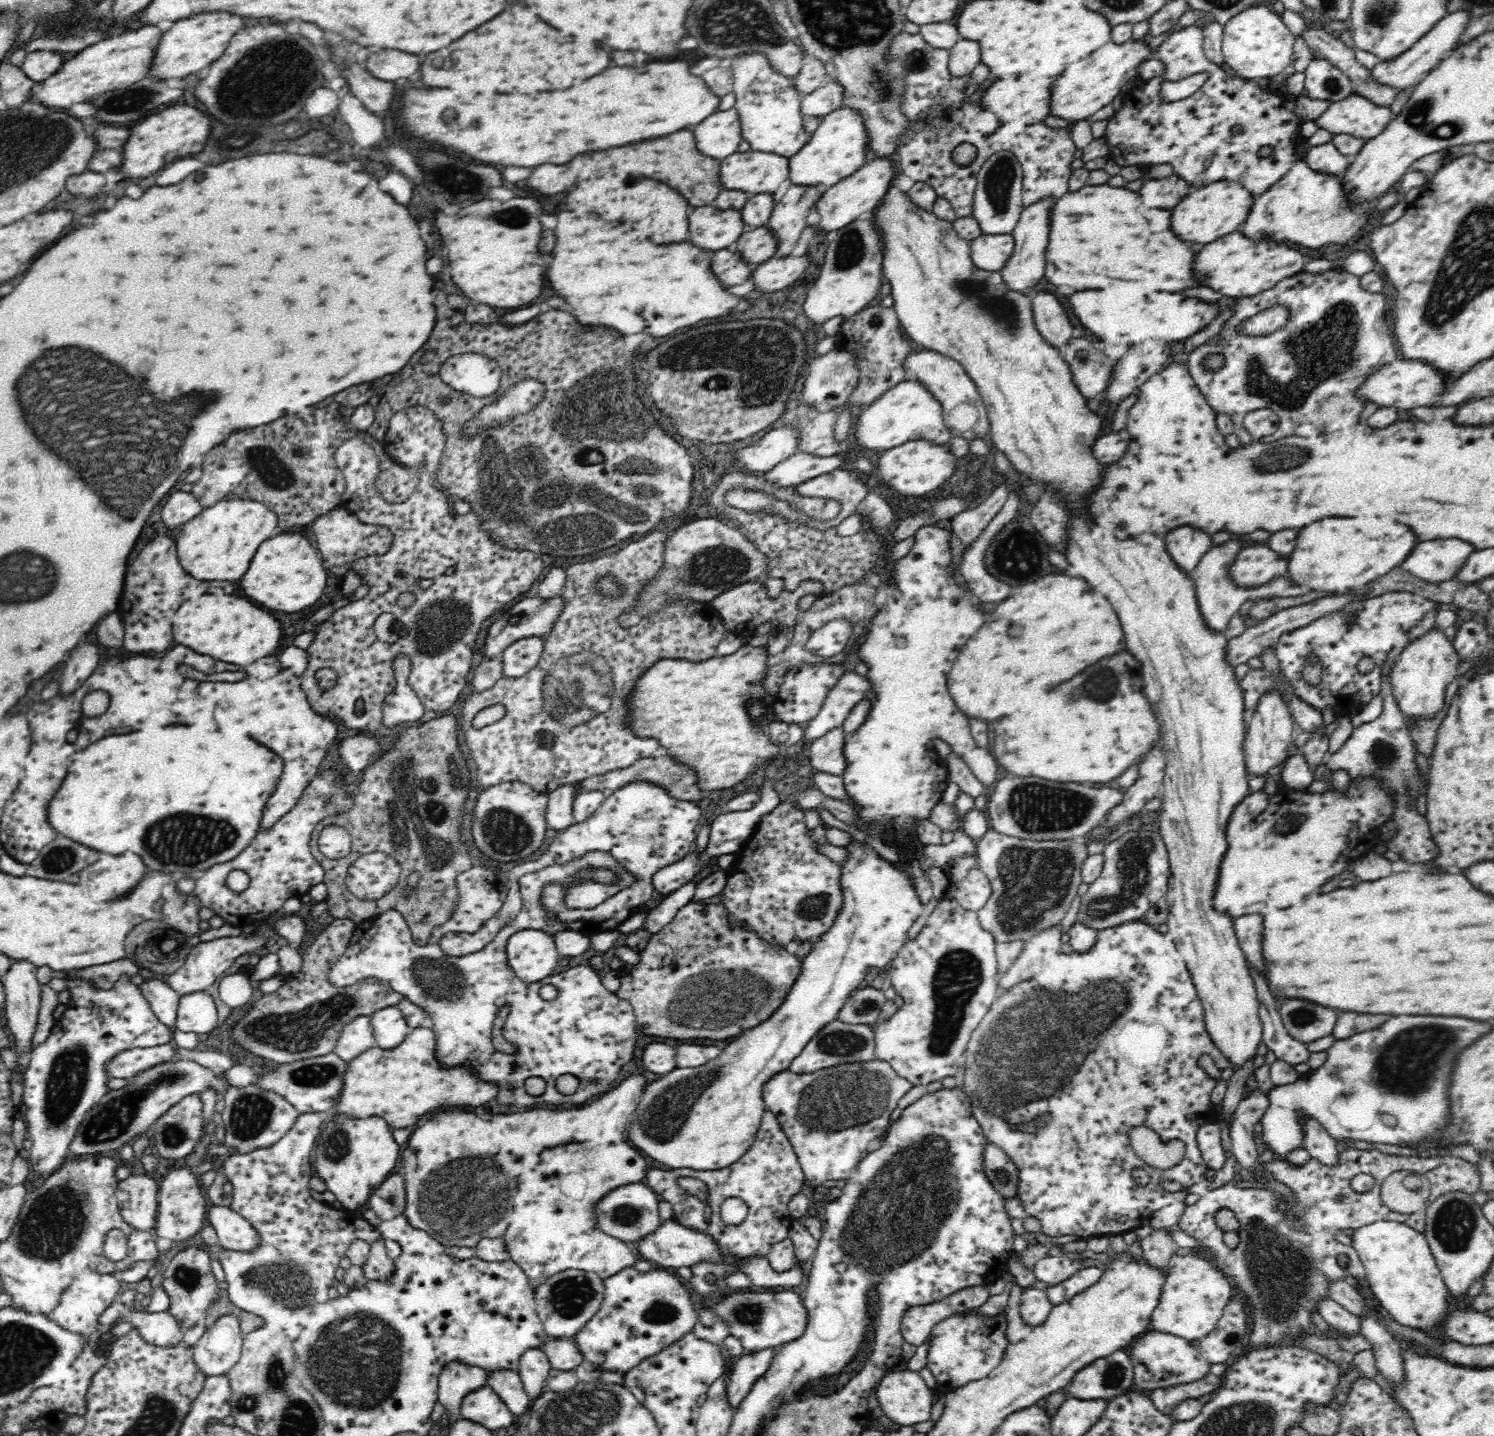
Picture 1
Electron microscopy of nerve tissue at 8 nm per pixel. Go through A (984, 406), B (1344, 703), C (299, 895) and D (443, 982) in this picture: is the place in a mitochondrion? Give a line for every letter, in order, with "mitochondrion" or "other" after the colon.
A: other
B: other
C: other
D: mitochondrion

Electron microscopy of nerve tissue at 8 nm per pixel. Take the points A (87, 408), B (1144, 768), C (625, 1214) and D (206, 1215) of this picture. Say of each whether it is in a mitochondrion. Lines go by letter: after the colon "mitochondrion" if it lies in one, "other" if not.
A: mitochondrion
B: other
C: mitochondrion
D: other

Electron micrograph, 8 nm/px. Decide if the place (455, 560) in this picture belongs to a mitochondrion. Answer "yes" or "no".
no

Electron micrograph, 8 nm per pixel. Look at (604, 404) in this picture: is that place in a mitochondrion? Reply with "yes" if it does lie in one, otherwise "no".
yes

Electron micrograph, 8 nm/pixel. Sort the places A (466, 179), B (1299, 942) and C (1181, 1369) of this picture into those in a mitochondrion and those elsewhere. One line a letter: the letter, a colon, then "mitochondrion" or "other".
A: mitochondrion
B: other
C: other

